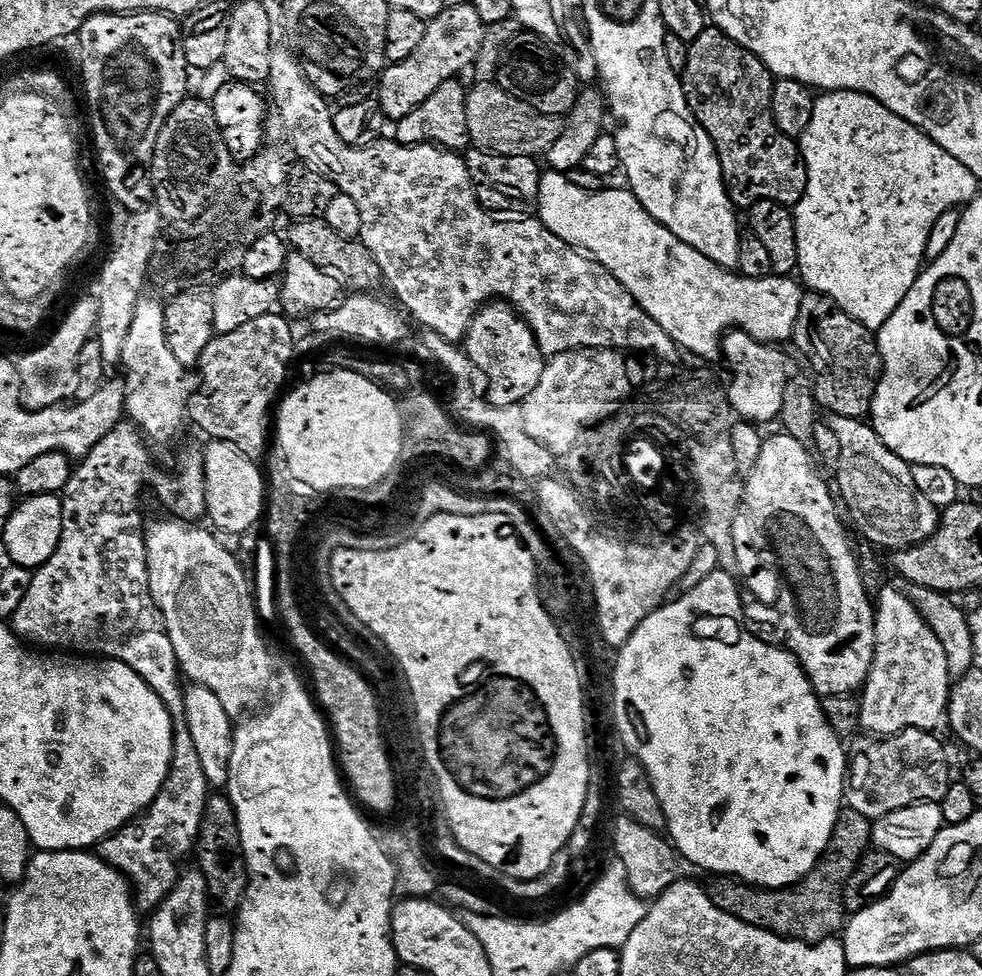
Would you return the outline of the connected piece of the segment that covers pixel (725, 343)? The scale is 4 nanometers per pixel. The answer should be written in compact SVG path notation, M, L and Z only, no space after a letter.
M733 330L722 341L723 359L736 364L732 368L732 384L727 385L728 397L732 403L733 413L756 426L763 426L777 419L783 406L783 394L790 377L789 370L784 369L784 356L781 349L760 343L745 332Z

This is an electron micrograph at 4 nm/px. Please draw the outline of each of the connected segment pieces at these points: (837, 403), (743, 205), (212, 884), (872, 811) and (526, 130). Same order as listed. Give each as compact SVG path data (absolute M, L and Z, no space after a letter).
M809 291L802 298L792 340L804 360L817 372L812 381L817 405L832 416L863 421L872 411L882 361L877 337L862 322L852 320L829 296Z
M709 26L688 45L686 70L682 73L682 79L692 115L696 117L696 123L704 127L716 148L724 171L724 184L728 187L728 196L733 205L740 210L747 210L763 200L776 200L789 206L796 205L806 190L808 171L800 155L799 143L793 137L782 134L782 130L778 130L774 122L774 77L768 71L768 67L753 52L731 40L725 32L721 32L715 26Z
M209 795L196 839L194 860L200 863L197 864L198 870L206 878L211 907L220 914L235 913L244 901L244 892L248 888L248 863L244 860L236 811L227 795Z
M907 728L897 736L877 739L876 744L869 746L865 752L853 755L850 760L850 779L846 784L846 804L858 814L875 822L886 815L903 808L918 804L921 801L940 802L946 794L950 777L948 778L948 756L940 745L940 740L932 732L923 732L917 728Z
M493 82L490 84L477 83L468 93L466 102L466 122L470 126L469 141L481 152L494 152L501 156L530 156L540 158L554 146L558 138L562 138L565 128L565 121L558 116L547 116L534 106L522 102L522 98L514 98L506 90L502 90L499 84Z

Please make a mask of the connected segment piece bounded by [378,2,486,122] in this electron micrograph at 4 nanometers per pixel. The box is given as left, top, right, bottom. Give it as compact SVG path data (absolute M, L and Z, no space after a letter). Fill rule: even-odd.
M470 2L453 8L445 7L433 20L429 20L426 38L422 38L418 50L414 50L414 54L410 54L410 58L406 58L402 62L388 64L378 77L378 99L385 117L392 122L406 118L406 114L418 110L418 106L422 106L422 102L426 102L426 98L430 98L430 94L434 94L434 90L438 90L438 86L442 86L442 82L450 82L463 77L463 72L467 68L469 71L476 63L478 50L482 50L485 31L486 26L482 22L482 18L478 18L478 13L475 12L474 6Z

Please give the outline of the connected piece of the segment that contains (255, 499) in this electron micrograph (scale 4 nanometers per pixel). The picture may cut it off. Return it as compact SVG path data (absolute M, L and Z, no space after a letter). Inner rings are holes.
M212 440L208 449L203 449L204 473L206 474L206 513L212 519L213 529L221 528L224 532L248 532L256 523L261 523L266 512L266 476L261 465L255 460L246 458L238 446L230 446L230 442Z

